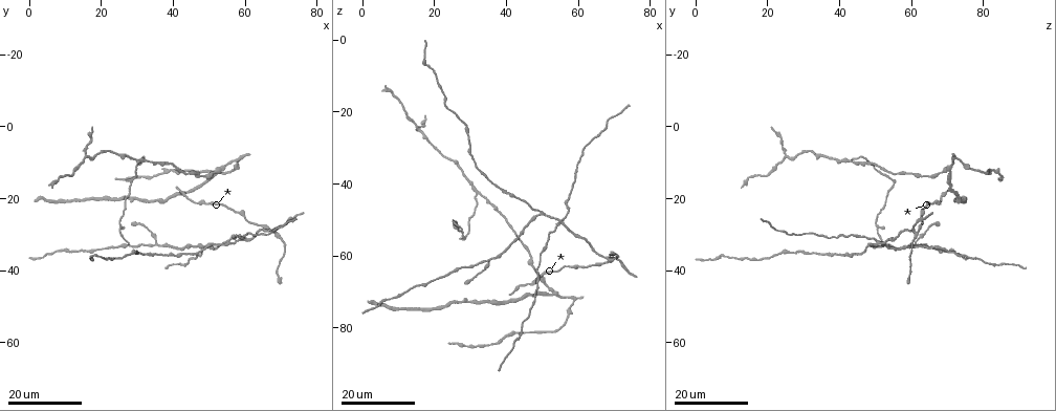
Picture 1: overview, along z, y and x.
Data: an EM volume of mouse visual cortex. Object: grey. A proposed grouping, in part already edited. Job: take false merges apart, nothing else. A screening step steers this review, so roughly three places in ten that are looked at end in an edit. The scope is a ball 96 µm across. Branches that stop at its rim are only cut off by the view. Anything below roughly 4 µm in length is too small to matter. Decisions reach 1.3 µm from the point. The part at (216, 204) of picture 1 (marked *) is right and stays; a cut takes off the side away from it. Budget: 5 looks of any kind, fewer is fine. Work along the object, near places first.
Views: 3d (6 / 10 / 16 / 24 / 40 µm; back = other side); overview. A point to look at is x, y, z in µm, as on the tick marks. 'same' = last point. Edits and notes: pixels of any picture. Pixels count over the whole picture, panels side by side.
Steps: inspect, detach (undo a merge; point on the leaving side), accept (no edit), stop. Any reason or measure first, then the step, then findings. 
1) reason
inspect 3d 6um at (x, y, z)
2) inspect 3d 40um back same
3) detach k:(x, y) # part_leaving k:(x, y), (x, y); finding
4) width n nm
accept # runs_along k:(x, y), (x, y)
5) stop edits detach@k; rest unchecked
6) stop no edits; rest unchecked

four-way junction
inspect 3d 16um at (55.5, 32.0, 50.5)

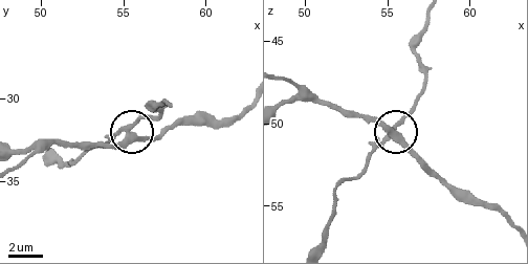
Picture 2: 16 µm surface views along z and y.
inspect 3d 10um same

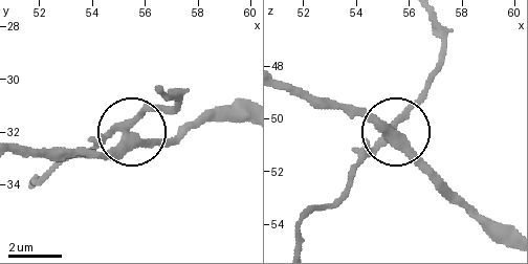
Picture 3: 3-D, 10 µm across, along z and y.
width 370 nm
detach 3:(90, 136) # a second neuron is stuck on

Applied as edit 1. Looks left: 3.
inspect overview

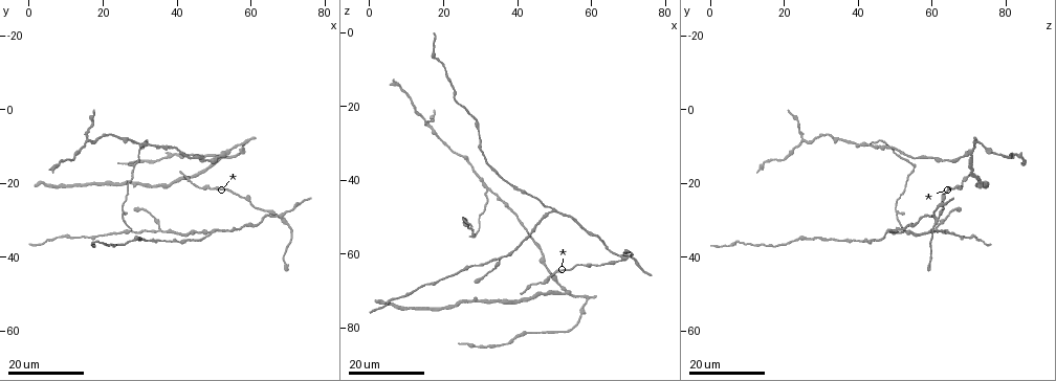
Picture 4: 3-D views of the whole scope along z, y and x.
thin arm on a thick one
inspect 3d 24um at (35.5, 32.0, 61.0)

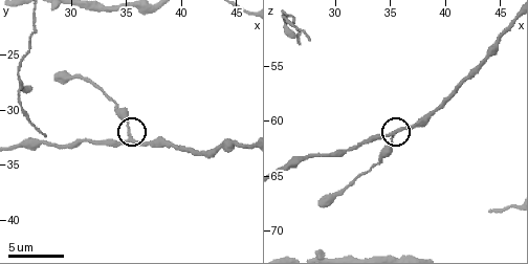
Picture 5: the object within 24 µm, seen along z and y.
inspect 3d 10um at (35.2, 32.6, 61.0)

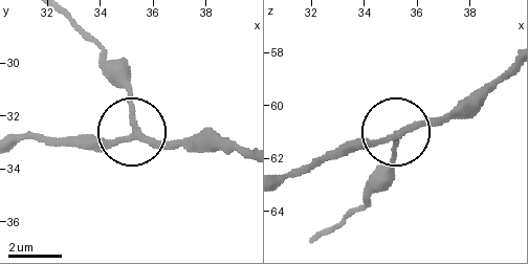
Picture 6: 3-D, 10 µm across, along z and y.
side_arm 12 um; arms 3
accept # one neuron here

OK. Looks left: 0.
stop edits detach@3; rest unchecked

